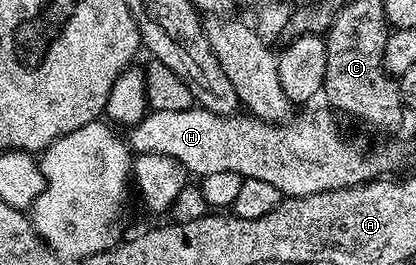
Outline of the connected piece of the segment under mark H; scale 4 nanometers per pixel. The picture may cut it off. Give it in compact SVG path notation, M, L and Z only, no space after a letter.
M193 106L190 110L149 111L143 120L127 129L126 141L133 153L169 155L189 173L197 172L197 177L200 178L219 174L222 170L234 170L234 174L245 178L262 178L262 182L270 182L270 186L279 190L284 198L322 194L339 188L357 188L359 184L387 177L399 166L400 152L396 148L388 148L385 152L376 152L371 156L370 153L355 148L350 141L343 140L340 128L336 125L337 117L331 111L328 112L308 112L305 116L297 115L287 122L270 124L251 114L219 116L199 106Z

